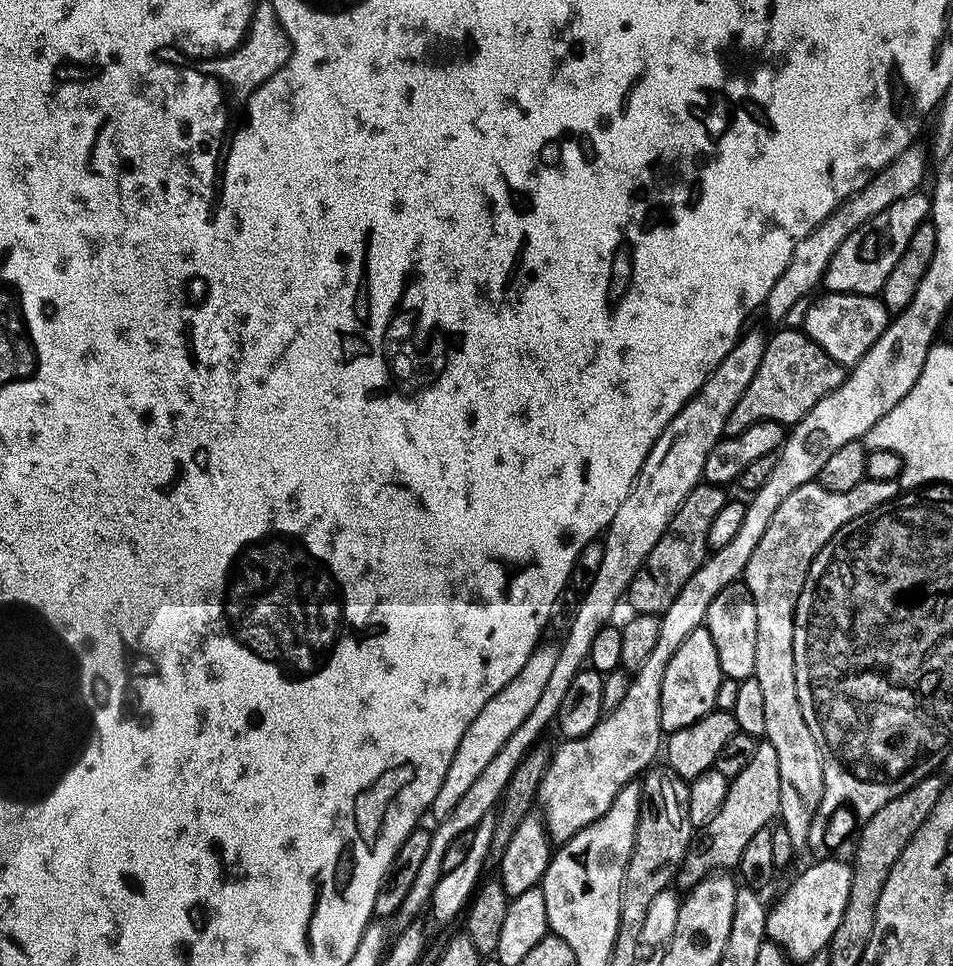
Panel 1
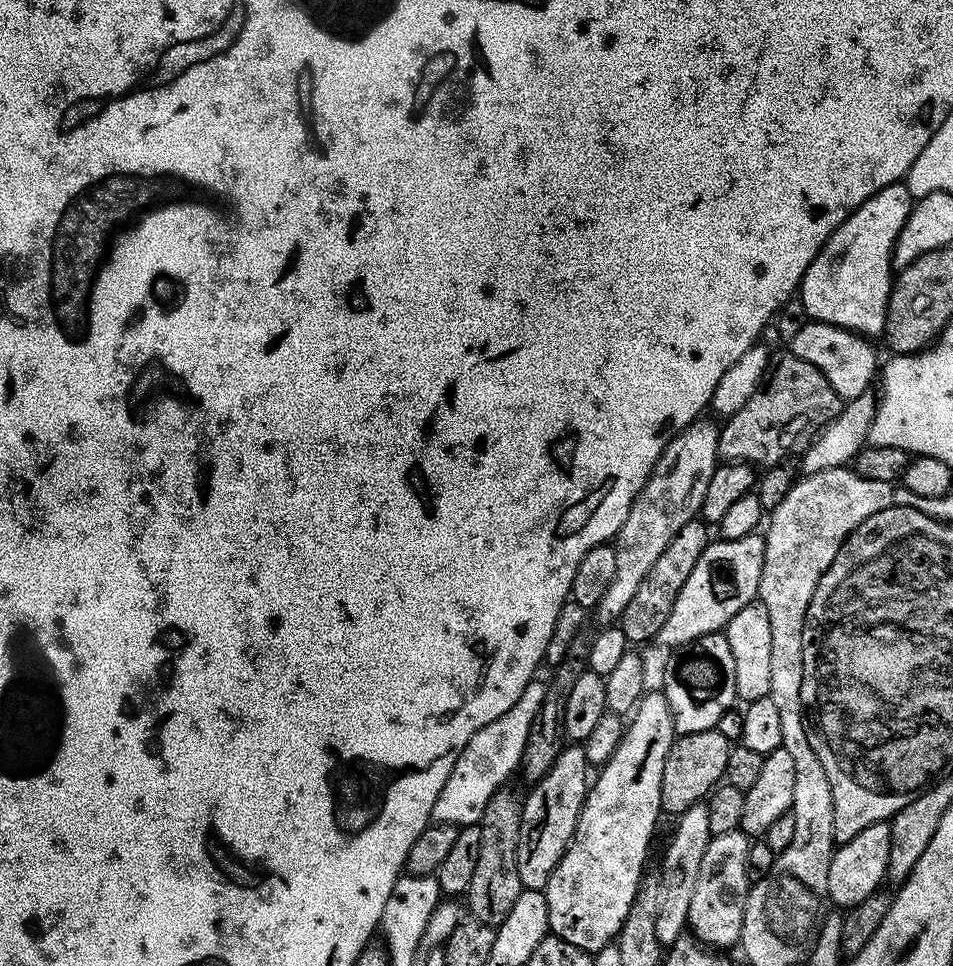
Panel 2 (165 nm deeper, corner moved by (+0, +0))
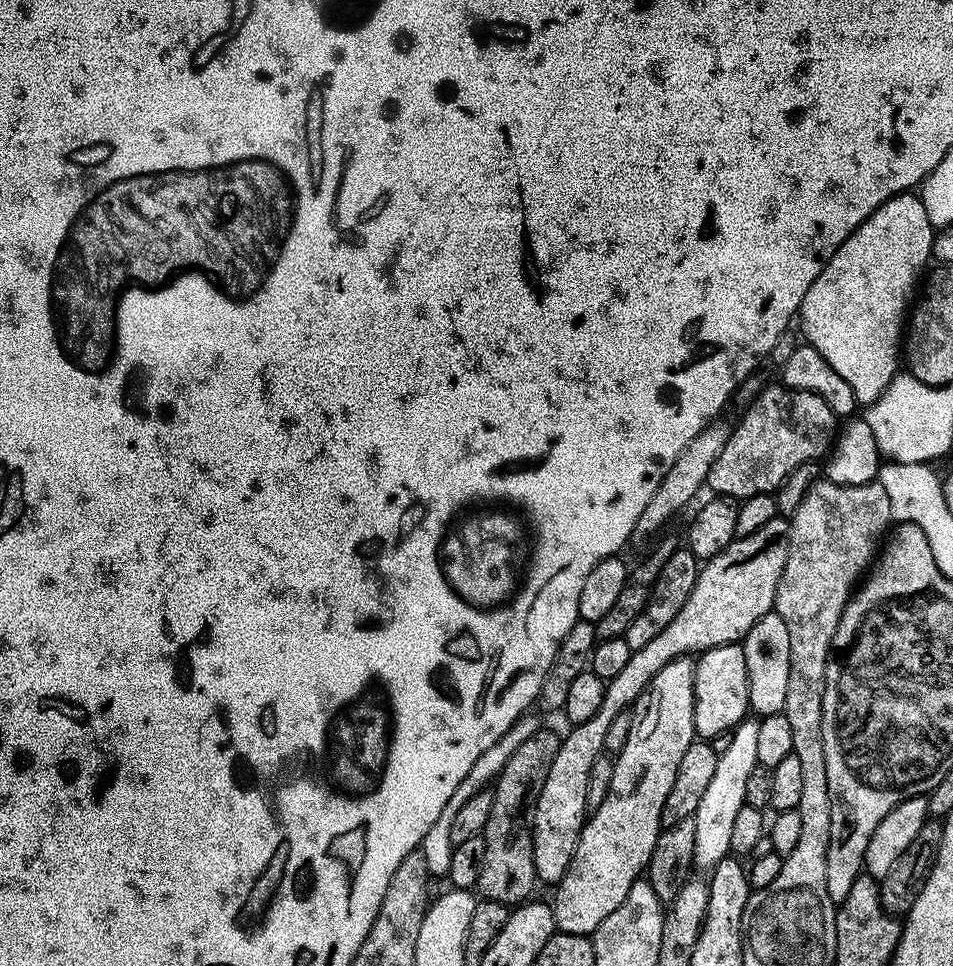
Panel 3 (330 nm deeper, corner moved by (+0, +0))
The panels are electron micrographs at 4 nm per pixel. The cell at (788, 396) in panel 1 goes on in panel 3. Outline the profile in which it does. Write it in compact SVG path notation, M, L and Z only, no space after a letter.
M769 383L764 387L756 395L755 400L745 407L748 409L745 410L744 417L737 424L734 424L726 446L722 446L722 450L708 475L706 488L707 491L712 491L709 493L733 502L745 500L754 494L775 493L780 483L795 468L827 457L838 431L836 411L828 405L826 398L822 398L810 390L794 390L793 388L785 388L783 383L775 383Z

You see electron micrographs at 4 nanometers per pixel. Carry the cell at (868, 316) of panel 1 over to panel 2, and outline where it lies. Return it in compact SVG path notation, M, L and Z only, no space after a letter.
M808 320L792 336L790 351L802 362L810 362L810 366L822 370L826 382L834 386L834 394L847 402L858 398L858 394L866 394L873 387L872 379L877 379L878 364L876 368L876 348L871 339L865 338L859 332L851 332L826 322Z

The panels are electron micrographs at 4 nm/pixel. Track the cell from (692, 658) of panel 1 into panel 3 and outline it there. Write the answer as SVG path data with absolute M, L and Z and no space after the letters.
M739 643L708 648L695 657L694 667L694 726L700 738L713 738L731 733L749 715L748 675L746 654Z

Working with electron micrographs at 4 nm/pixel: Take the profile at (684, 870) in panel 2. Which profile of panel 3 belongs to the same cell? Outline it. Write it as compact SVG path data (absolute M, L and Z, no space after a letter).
M745 718L732 729L728 745L718 755L718 767L714 770L714 779L702 794L702 802L698 802L694 822L694 850L692 859L695 867L711 870L720 859L727 857L732 851L730 833L734 830L734 822L738 819L738 810L742 810L746 798L746 778L750 778L750 770L758 767L756 739L758 738L759 719Z

